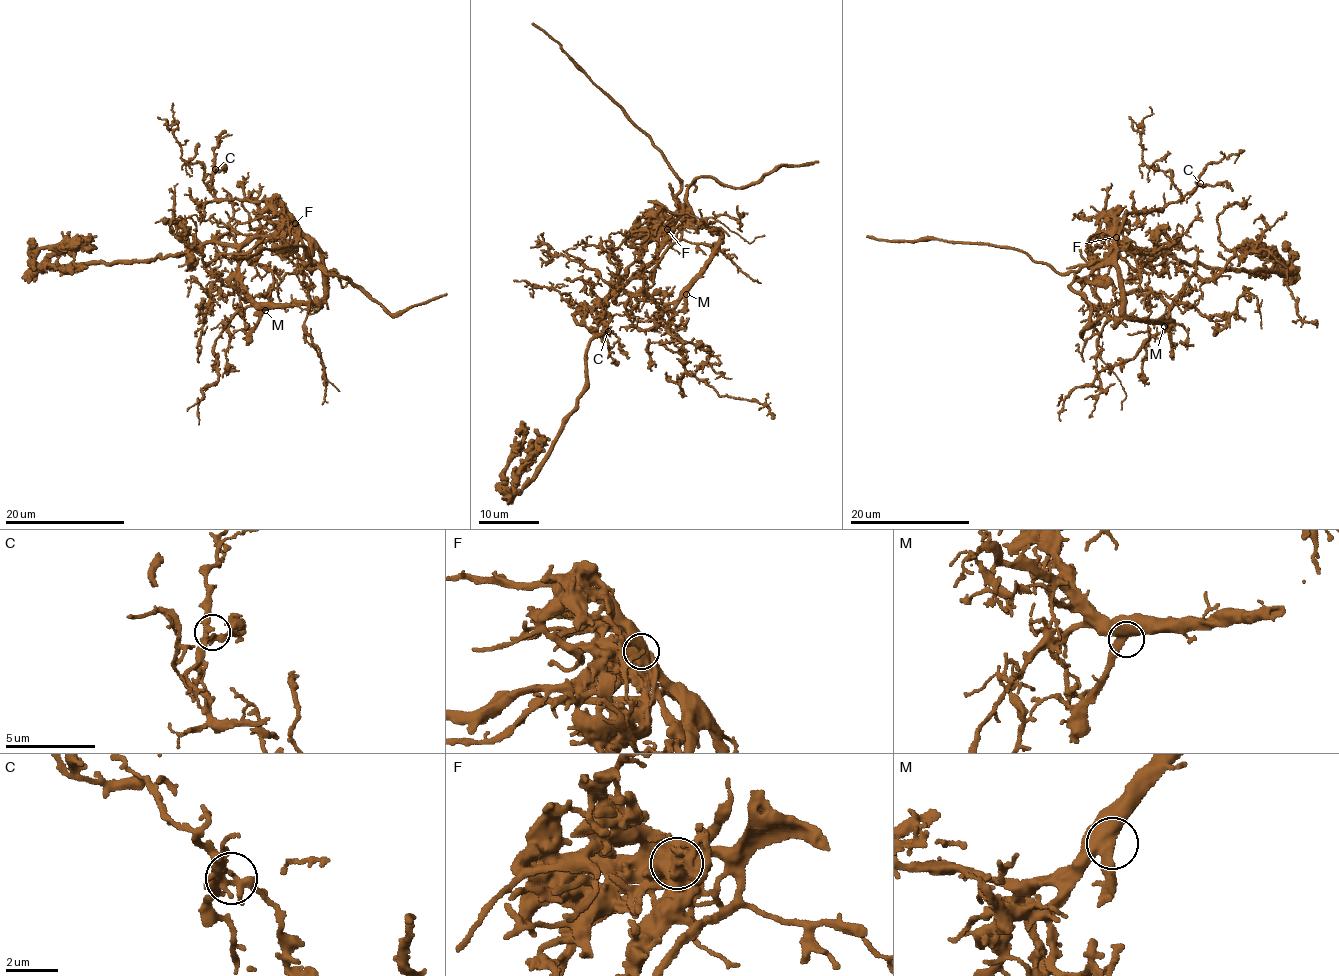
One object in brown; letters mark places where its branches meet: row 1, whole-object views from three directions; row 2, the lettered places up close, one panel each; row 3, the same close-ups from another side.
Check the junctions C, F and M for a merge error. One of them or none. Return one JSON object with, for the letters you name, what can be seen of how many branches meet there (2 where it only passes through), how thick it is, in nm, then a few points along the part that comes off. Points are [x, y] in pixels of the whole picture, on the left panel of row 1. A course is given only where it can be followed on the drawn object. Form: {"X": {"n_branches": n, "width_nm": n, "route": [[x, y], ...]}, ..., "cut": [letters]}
{"F": {"n_branches": 2, "width_nm": 750, "route": [[294, 223], [299, 238], [264, 240], [244, 253], [215, 256], [256, 259], [258, 233], [271, 223], [309, 291]]}, "cut": ["F"]}

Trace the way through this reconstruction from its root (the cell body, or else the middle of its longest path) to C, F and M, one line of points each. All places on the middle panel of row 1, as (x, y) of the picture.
C: (633, 278), (653, 258), (658, 243), (655, 240), (645, 243), (629, 273), (604, 301), (600, 322), (608, 331)
F: (633, 278), (641, 274), (657, 254), (666, 229)
M: (633, 278), (615, 294), (624, 290), (627, 316), (641, 322), (656, 321), (667, 307), (686, 294)

